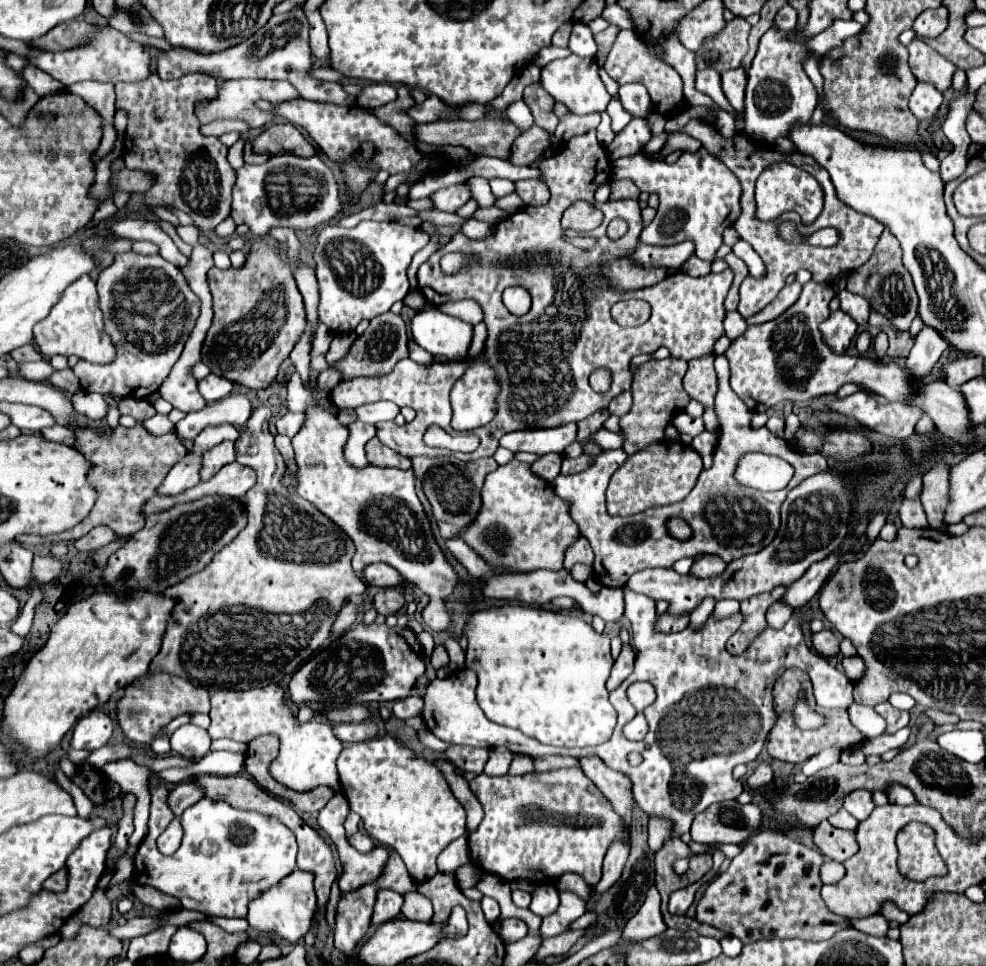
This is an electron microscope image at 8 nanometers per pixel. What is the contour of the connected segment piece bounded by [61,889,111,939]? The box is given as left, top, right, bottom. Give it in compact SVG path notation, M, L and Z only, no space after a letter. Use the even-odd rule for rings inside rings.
M97 889L93 893L93 897L79 909L79 913L73 915L65 923L65 927L61 929L61 937L67 937L67 939L75 937L79 927L85 925L85 923L91 925L91 927L105 927L109 923L109 915L107 913L111 913L111 903L105 897L105 889Z

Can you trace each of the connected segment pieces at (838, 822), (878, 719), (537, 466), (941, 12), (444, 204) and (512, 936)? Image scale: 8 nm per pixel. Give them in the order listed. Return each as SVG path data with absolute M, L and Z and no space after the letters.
M845 809L837 811L835 815L831 815L831 817L829 817L829 823L835 825L835 827L841 827L841 829L849 829L849 831L857 829L857 825L859 825L859 821L857 821L851 813L847 813Z
M853 703L849 707L849 717L851 717L851 723L863 733L865 739L875 739L885 733L887 723L879 713L875 713L873 707Z
M549 455L549 461L537 461L531 465L533 473L539 475L541 479L545 481L553 481L557 475L559 475L559 469L561 469L561 455Z
M937 7L937 9L929 9L923 11L913 25L913 31L919 37L937 37L941 35L941 31L947 27L947 7Z
M459 183L459 185L453 185L453 187L433 193L431 199L439 211L455 213L461 205L465 205L471 199L471 189L467 183Z
M503 919L501 921L501 937L507 941L507 943L513 943L513 941L519 941L527 935L527 925L525 921L521 919Z

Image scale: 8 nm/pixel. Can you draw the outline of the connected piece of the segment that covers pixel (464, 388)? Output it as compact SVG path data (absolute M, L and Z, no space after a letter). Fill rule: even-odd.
M479 357L467 359L471 365L451 391L453 421L455 431L471 431L475 427L487 425L495 417L495 397L499 393L499 383L495 371Z

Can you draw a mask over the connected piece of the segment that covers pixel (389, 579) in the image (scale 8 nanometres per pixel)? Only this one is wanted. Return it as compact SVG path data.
M373 563L363 571L363 579L375 587L399 587L405 579L387 563Z

